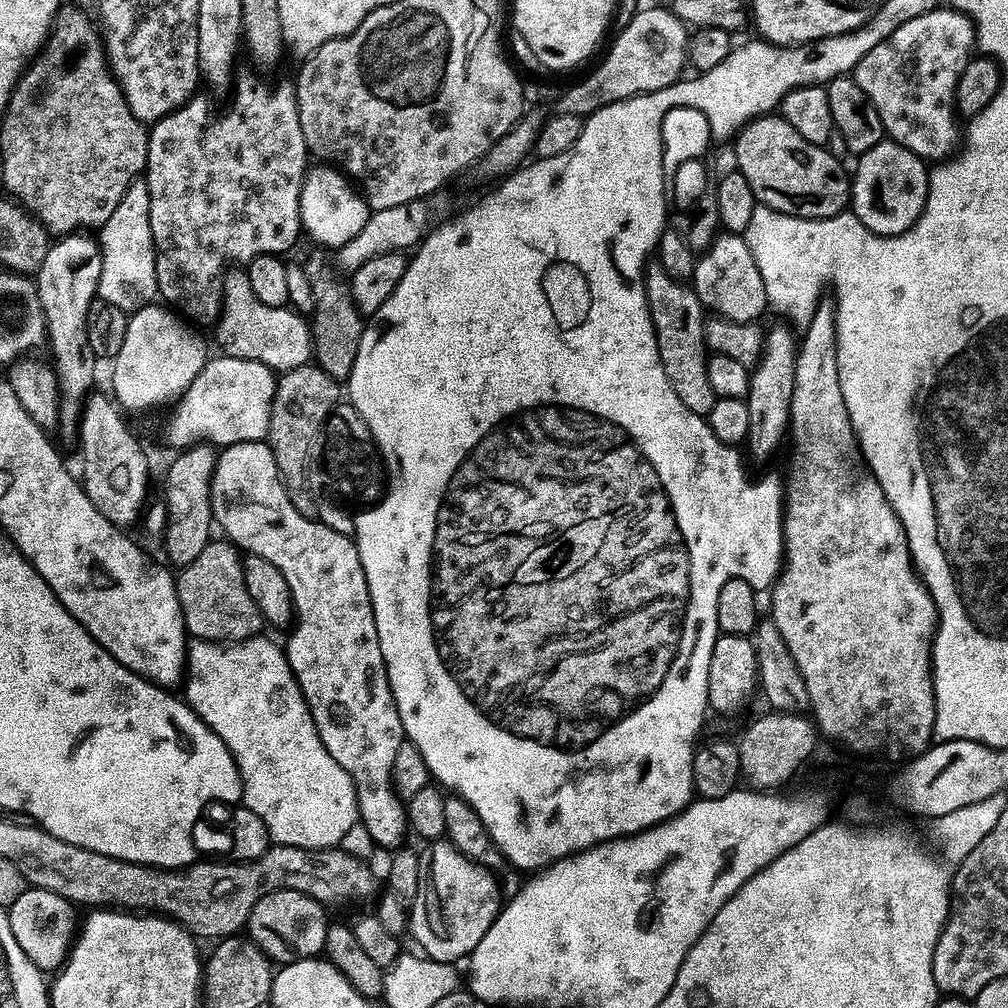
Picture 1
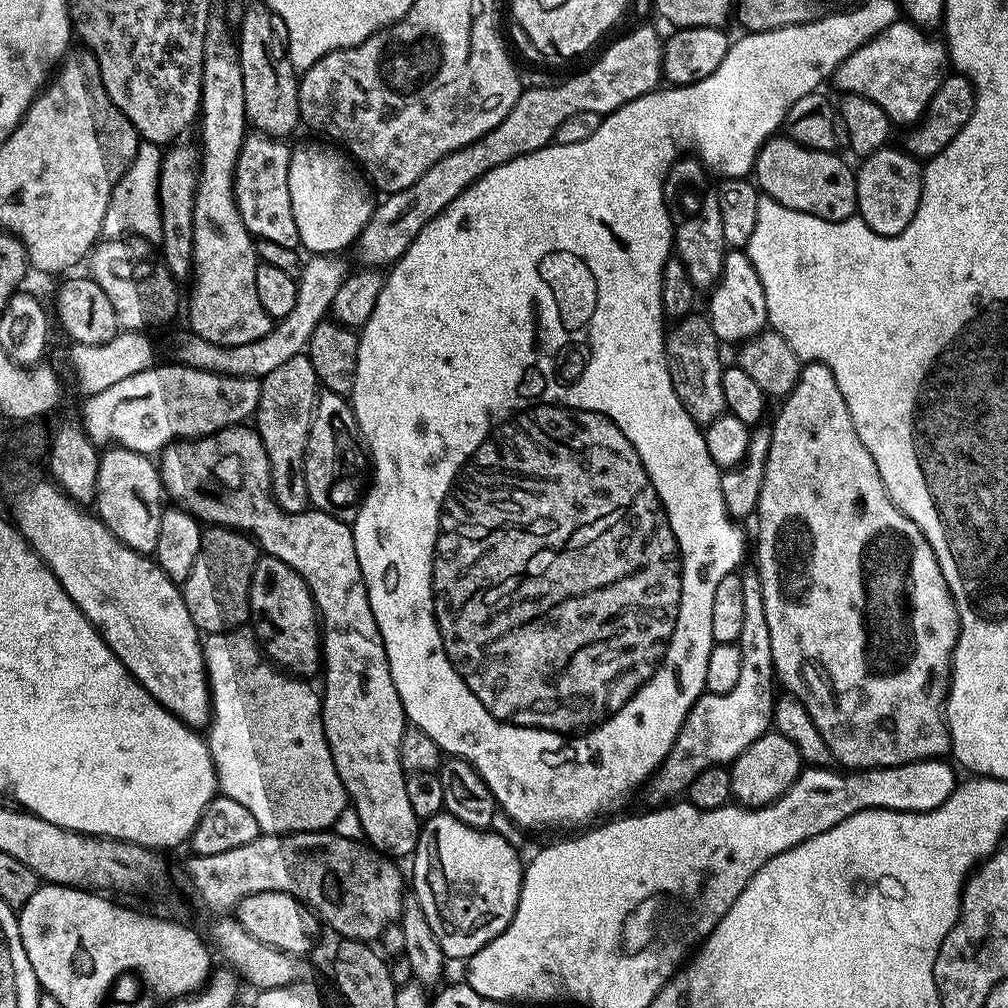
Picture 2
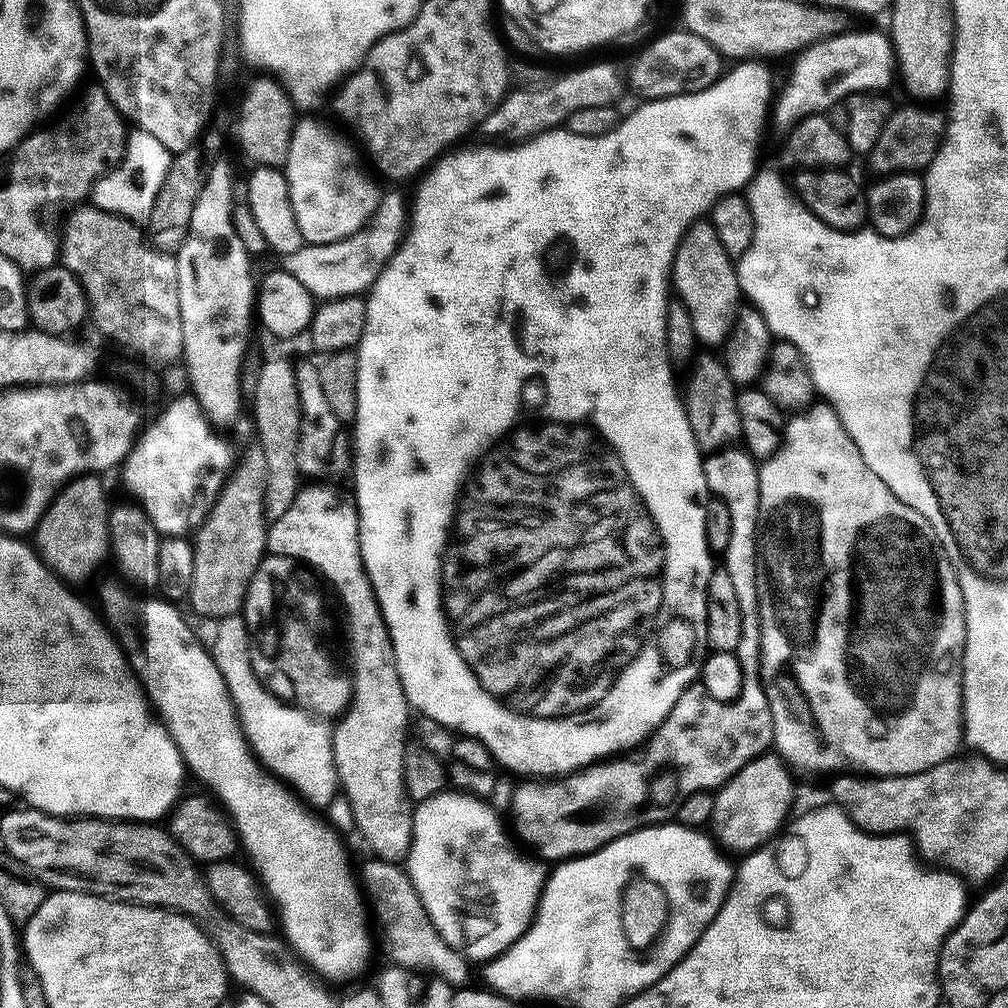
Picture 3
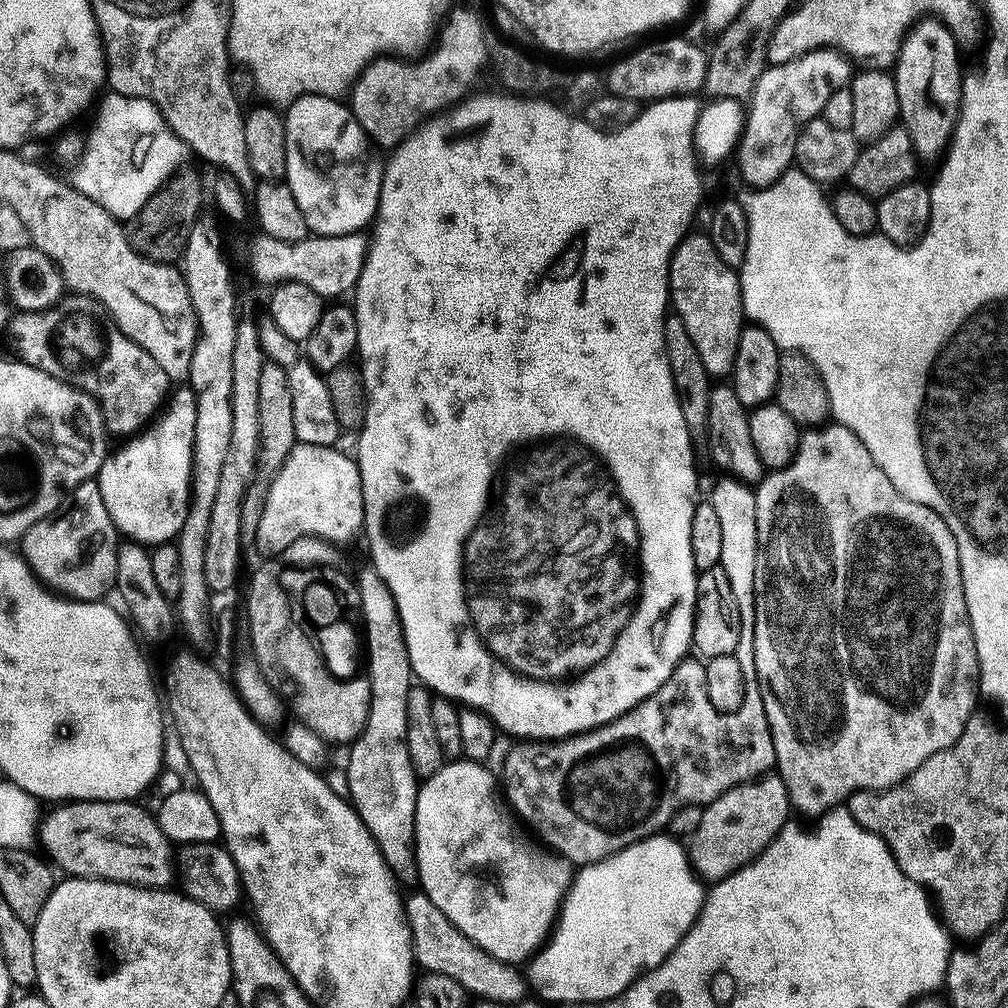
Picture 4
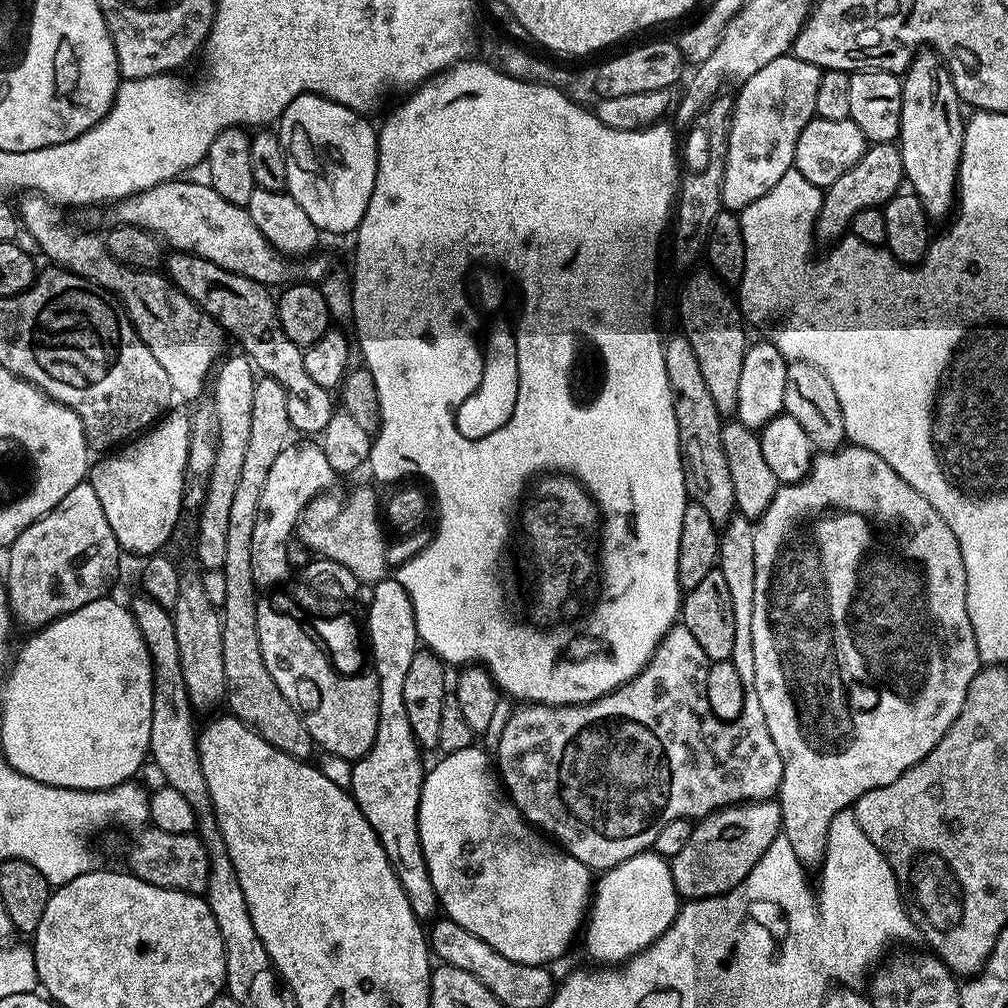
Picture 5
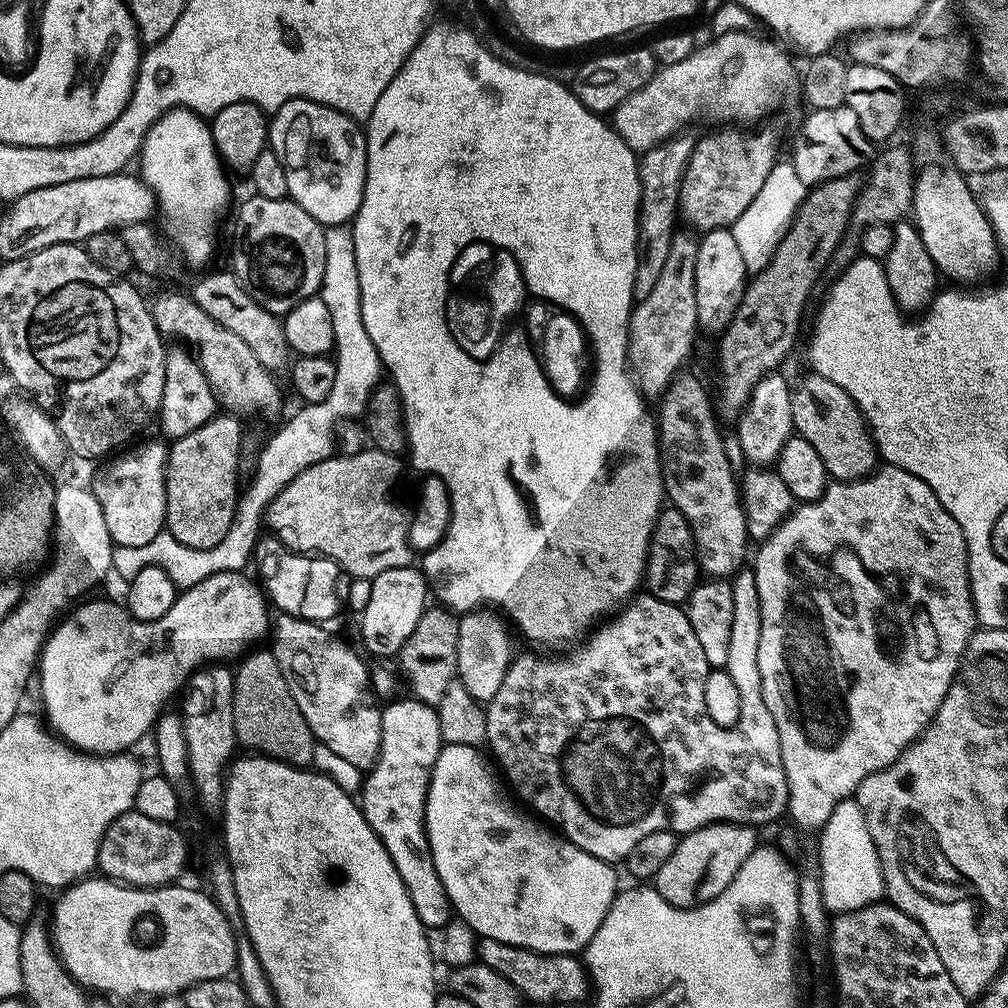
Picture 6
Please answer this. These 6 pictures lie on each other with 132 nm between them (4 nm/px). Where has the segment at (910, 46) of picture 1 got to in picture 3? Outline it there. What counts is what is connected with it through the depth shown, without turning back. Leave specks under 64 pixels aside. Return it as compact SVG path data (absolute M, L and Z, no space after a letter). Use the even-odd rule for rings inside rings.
M847 30L841 31L839 34L835 36L828 37L827 40L817 41L815 44L812 44L811 47L803 49L795 57L796 65L792 68L792 74L788 78L788 82L784 86L784 90L779 91L778 97L774 102L774 120L777 120L778 123L784 127L784 130L791 129L792 125L796 124L798 121L804 119L806 116L814 116L817 114L827 113L829 110L827 108L832 108L836 103L847 101L848 97L853 96L855 92L878 92L883 93L884 88L888 88L892 84L892 76L894 80L894 73L897 71L898 65L896 62L896 54L892 47L892 41L890 39L889 33L887 31L884 32L847 32Z

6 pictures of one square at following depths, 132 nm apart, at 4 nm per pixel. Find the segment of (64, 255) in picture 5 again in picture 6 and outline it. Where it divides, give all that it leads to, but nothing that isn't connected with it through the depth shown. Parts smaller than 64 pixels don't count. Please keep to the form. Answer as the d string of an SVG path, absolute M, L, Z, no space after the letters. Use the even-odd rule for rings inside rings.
M164 292L150 304L154 322L164 338L177 336L188 344L200 344L198 359L200 369L206 374L206 378L212 387L212 393L221 405L224 404L229 413L239 414L247 418L255 412L261 412L264 416L276 416L280 412L280 384L277 377L268 371L254 350L238 338L238 334L230 334L226 326L214 322L206 310L202 310L194 303L191 295L180 292Z

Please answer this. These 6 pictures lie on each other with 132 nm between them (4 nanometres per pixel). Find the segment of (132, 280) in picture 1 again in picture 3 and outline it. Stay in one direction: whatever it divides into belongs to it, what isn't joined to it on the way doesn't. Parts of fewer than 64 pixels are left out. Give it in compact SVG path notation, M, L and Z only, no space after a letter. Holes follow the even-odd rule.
M139 130L129 131L124 154L120 163L92 185L90 200L104 212L115 212L117 216L131 218L140 222L148 217L154 206L154 198L158 198L158 190L162 190L162 182L166 178L166 170L170 170L173 153L166 150L154 138L154 134L146 134Z

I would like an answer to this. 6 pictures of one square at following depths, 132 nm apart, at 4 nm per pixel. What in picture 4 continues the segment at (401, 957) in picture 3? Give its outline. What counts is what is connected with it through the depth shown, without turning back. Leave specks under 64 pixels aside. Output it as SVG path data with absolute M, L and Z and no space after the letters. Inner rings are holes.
M416 890L402 905L415 963L419 967L421 964L425 973L444 974L460 983L465 993L481 996L484 1000L493 1000L496 1004L514 1006L519 1000L525 999L526 980L521 969L519 972L516 969L519 967L483 952L473 940L466 938L452 925L450 918L446 918L446 914L442 914L442 910L438 910L438 906L434 906L434 902L430 902L423 891Z

